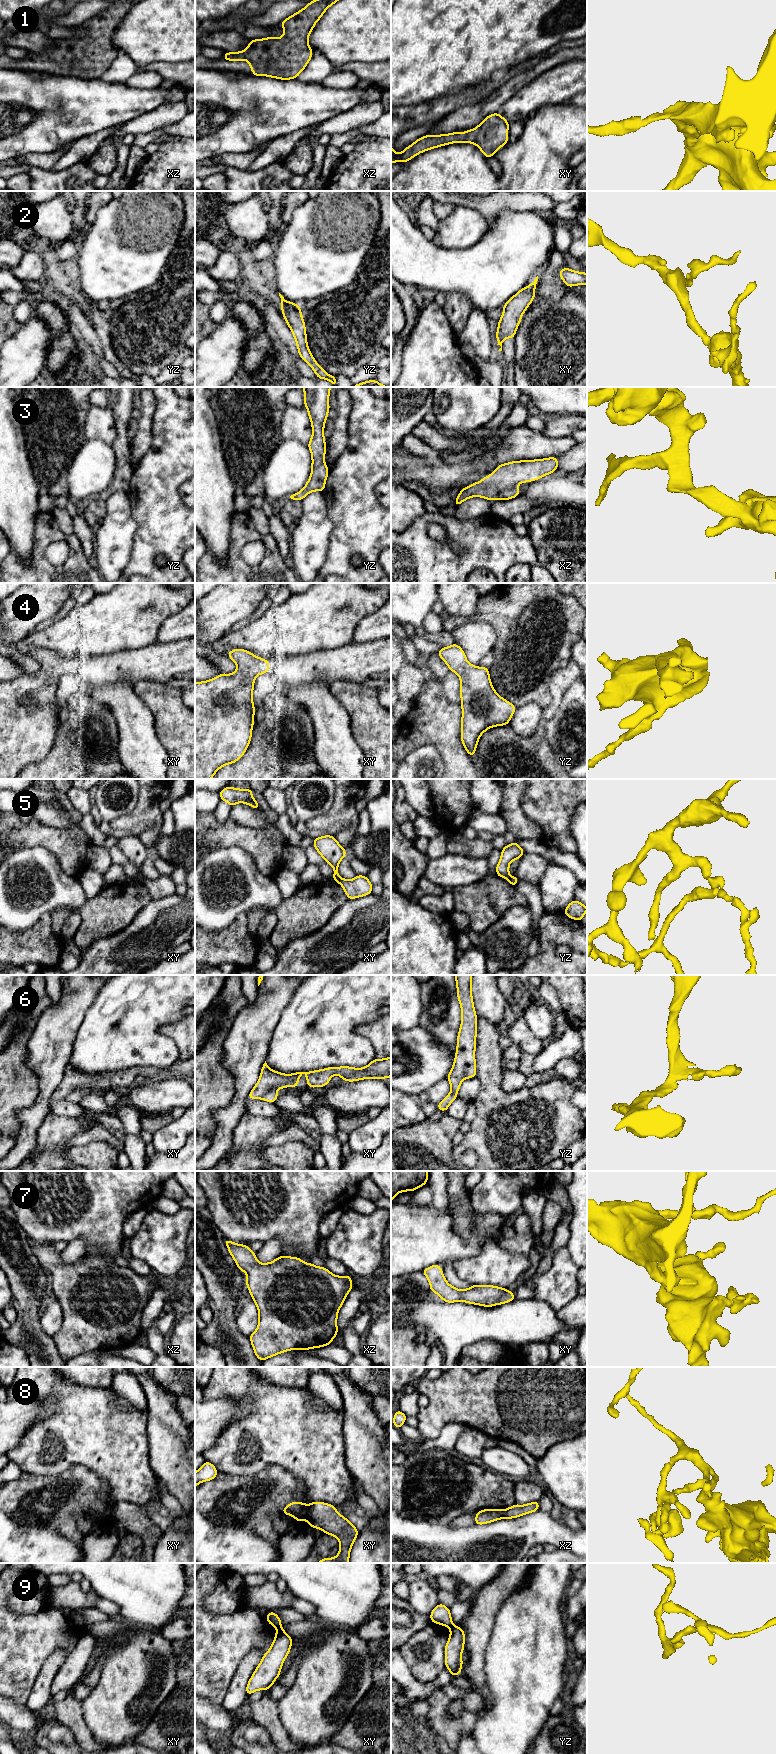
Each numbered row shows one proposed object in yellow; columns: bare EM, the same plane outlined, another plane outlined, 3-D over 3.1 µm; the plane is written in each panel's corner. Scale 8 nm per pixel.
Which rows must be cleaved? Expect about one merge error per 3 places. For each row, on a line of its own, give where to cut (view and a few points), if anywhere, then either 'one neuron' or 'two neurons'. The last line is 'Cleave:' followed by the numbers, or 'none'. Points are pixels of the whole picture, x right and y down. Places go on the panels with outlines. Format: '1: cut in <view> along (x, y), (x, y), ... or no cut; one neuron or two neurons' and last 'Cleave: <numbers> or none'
1: no cut; one neuron
2: no cut; one neuron
3: no cut; one neuron
4: no cut; one neuron
5: cut in xy along (340, 877), (337, 881); two neurons
6: no cut; one neuron
7: no cut; one neuron
8: cut in xy along (308, 1506), (305, 1515); two neurons
9: cut in xy along (281, 1626), (277, 1628); two neurons
Cleave: 5, 8, 9

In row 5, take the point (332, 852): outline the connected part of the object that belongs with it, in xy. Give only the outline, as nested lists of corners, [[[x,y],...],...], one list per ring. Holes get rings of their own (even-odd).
[[[325,835],[314,838],[313,847],[322,856],[325,862],[330,864],[334,870],[332,879],[338,882],[338,865],[347,854],[346,850],[337,842],[335,836]]]

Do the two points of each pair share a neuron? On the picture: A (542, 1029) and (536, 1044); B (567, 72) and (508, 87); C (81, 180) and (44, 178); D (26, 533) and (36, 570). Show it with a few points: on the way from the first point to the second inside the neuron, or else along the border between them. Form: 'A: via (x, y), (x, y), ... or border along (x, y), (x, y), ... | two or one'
A: border along (524, 1019), (528, 1028), (542, 1041) | two
B: border along (550, 68), (529, 81), (512, 96) | two
C: via (72, 174), (53, 178) | one
D: border along (35, 530), (31, 559), (24, 565) | two

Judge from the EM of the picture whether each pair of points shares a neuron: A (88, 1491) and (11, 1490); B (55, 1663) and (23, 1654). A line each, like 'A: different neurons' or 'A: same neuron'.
A: same neuron
B: different neurons

